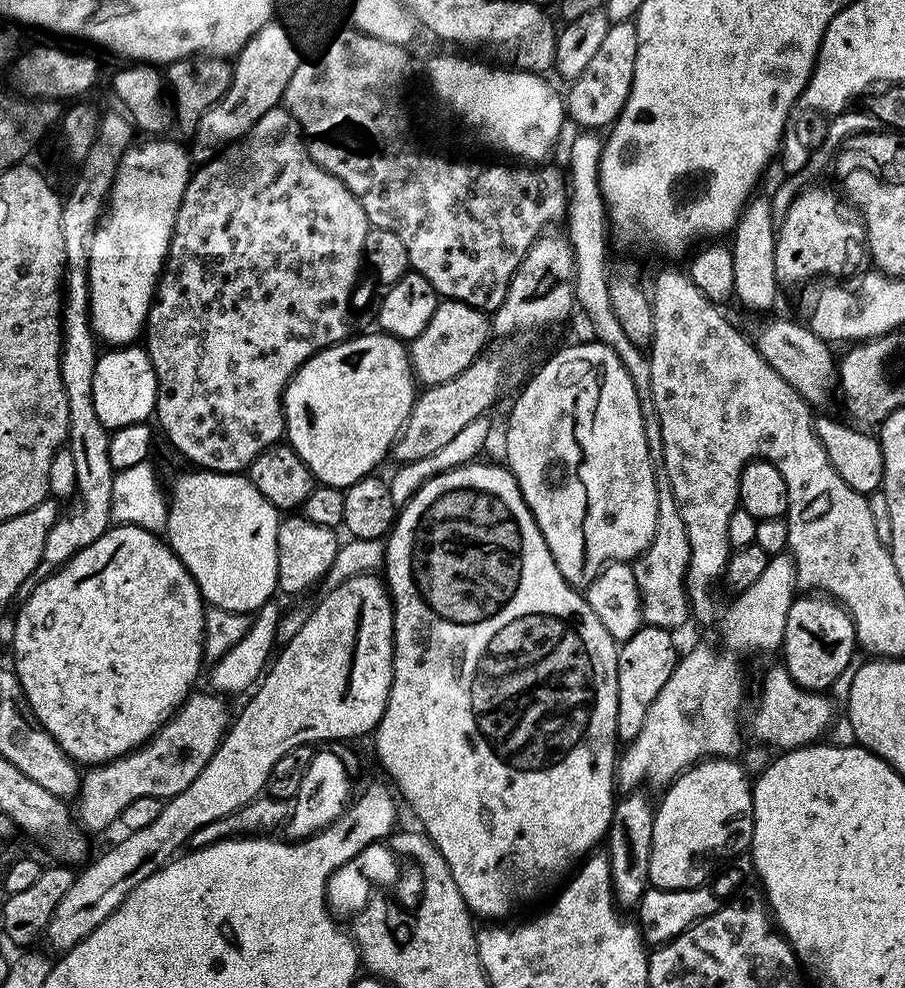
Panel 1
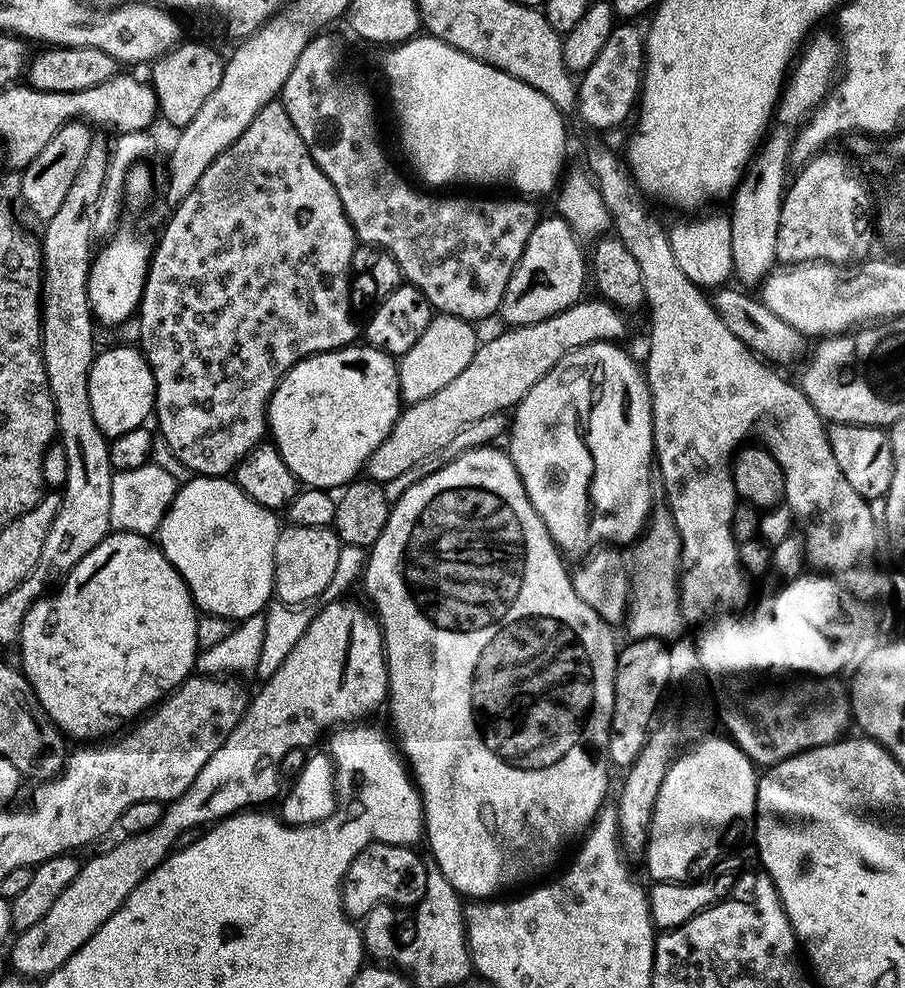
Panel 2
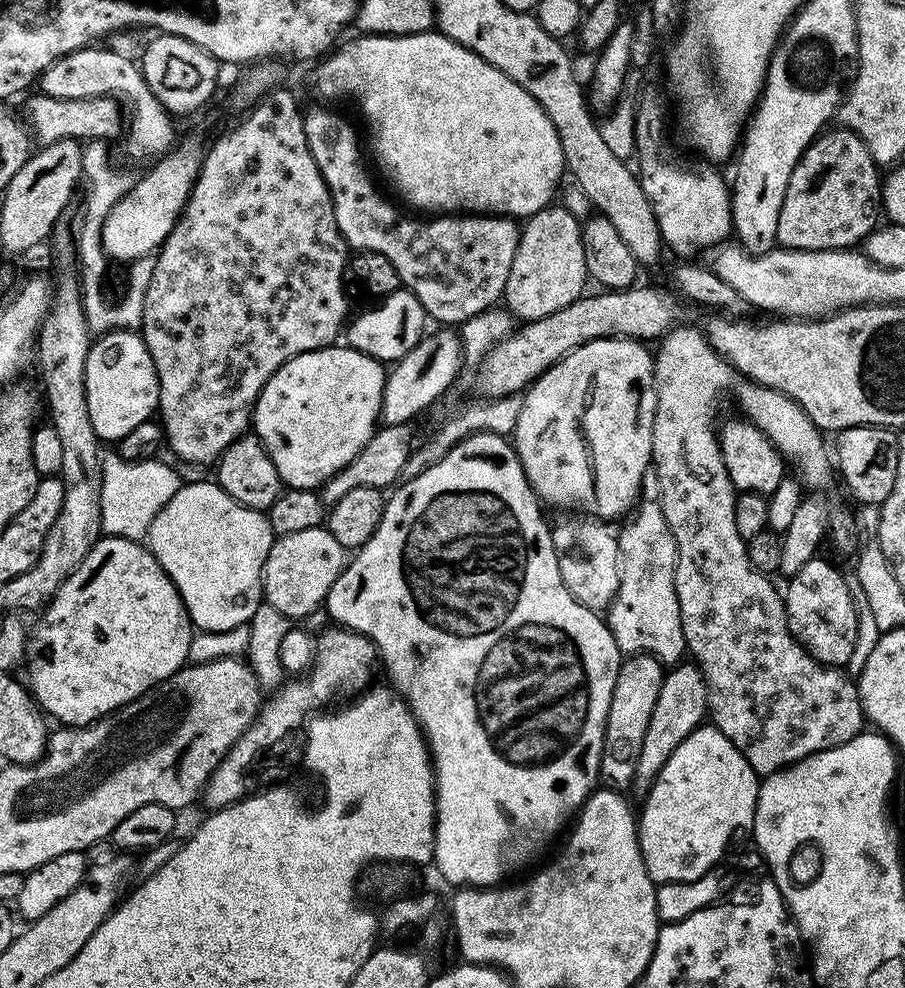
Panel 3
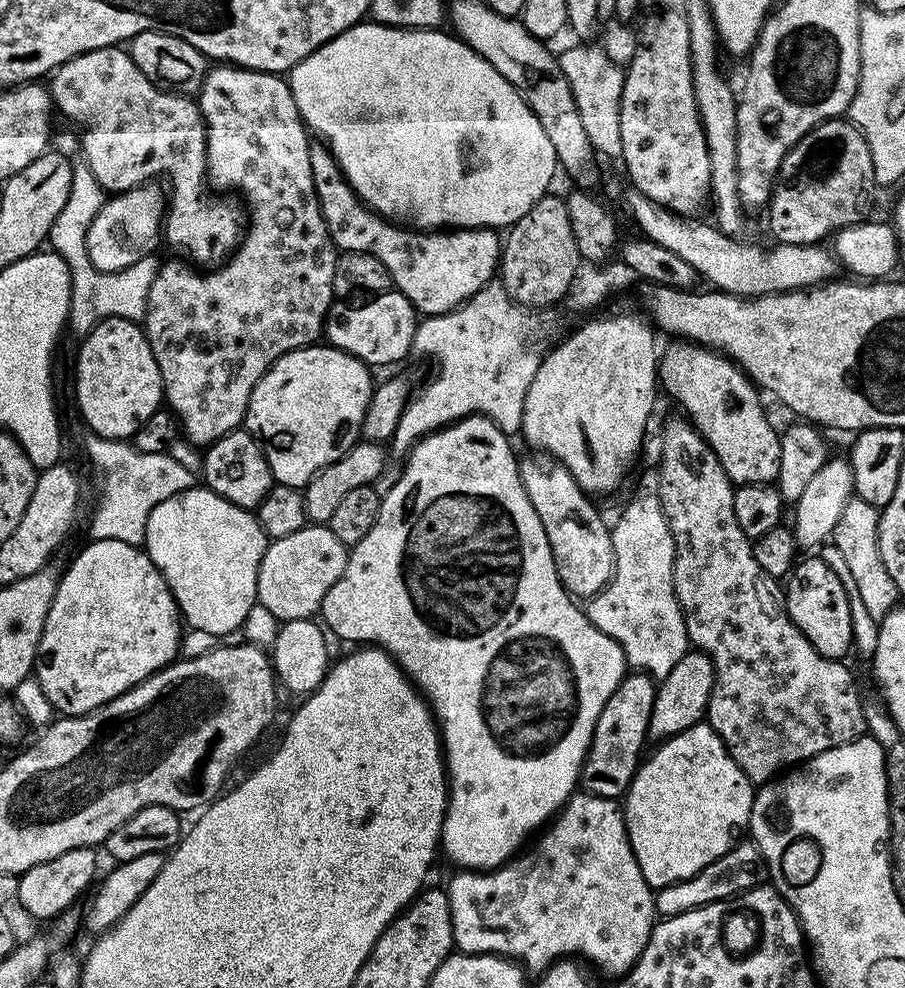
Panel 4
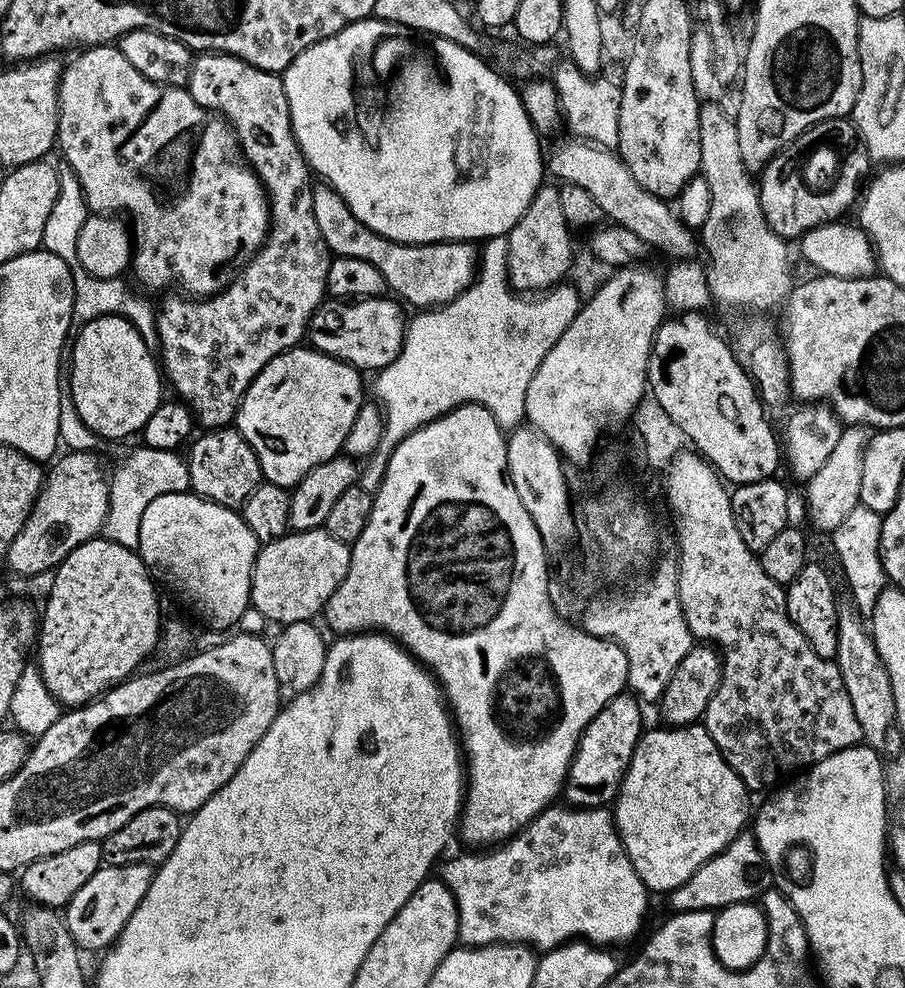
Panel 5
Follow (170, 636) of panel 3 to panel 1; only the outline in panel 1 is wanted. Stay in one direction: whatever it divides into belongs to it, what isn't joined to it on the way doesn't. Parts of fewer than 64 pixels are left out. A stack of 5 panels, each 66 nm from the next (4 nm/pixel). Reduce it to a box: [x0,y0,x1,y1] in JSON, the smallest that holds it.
[12,524,206,766]

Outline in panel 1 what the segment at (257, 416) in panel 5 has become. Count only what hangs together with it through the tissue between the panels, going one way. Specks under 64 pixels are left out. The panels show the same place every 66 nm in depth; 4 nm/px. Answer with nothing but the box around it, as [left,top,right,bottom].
[284,334,418,490]

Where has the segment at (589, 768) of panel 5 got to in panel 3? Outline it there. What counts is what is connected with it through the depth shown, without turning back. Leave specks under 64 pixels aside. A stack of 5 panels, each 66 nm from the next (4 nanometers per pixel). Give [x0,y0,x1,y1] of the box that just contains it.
[599,652,665,790]

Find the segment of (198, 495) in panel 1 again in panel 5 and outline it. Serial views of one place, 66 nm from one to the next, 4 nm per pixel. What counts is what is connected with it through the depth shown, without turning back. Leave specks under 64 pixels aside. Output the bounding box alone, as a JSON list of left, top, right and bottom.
[138,490,261,629]

